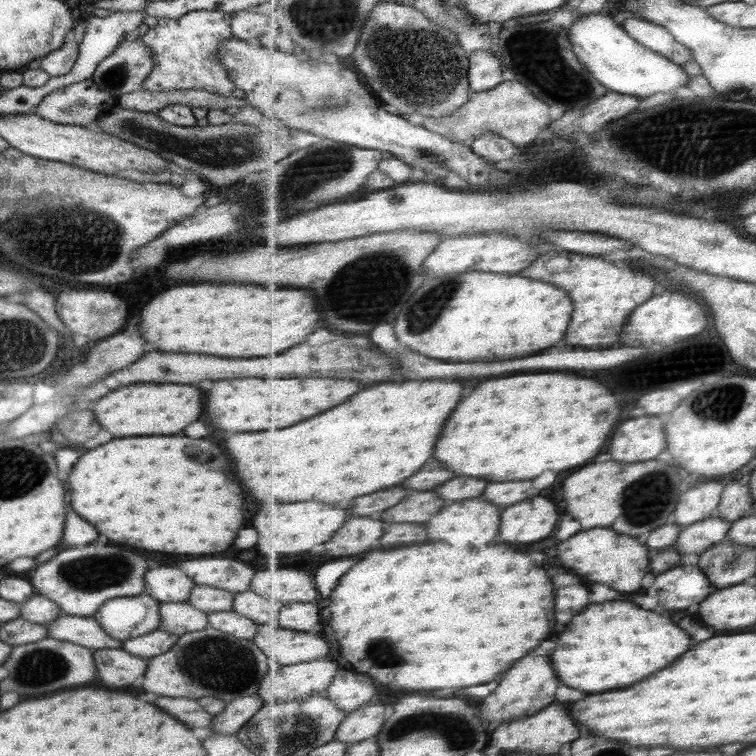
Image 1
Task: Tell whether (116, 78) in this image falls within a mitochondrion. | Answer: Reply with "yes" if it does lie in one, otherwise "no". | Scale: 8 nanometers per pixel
yes

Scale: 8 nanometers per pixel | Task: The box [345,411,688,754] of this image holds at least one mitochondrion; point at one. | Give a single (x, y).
(641, 502)

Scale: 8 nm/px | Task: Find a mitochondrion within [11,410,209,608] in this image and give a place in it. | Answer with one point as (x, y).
(92, 573)

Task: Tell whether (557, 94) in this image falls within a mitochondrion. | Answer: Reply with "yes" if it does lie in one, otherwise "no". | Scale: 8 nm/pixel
no

